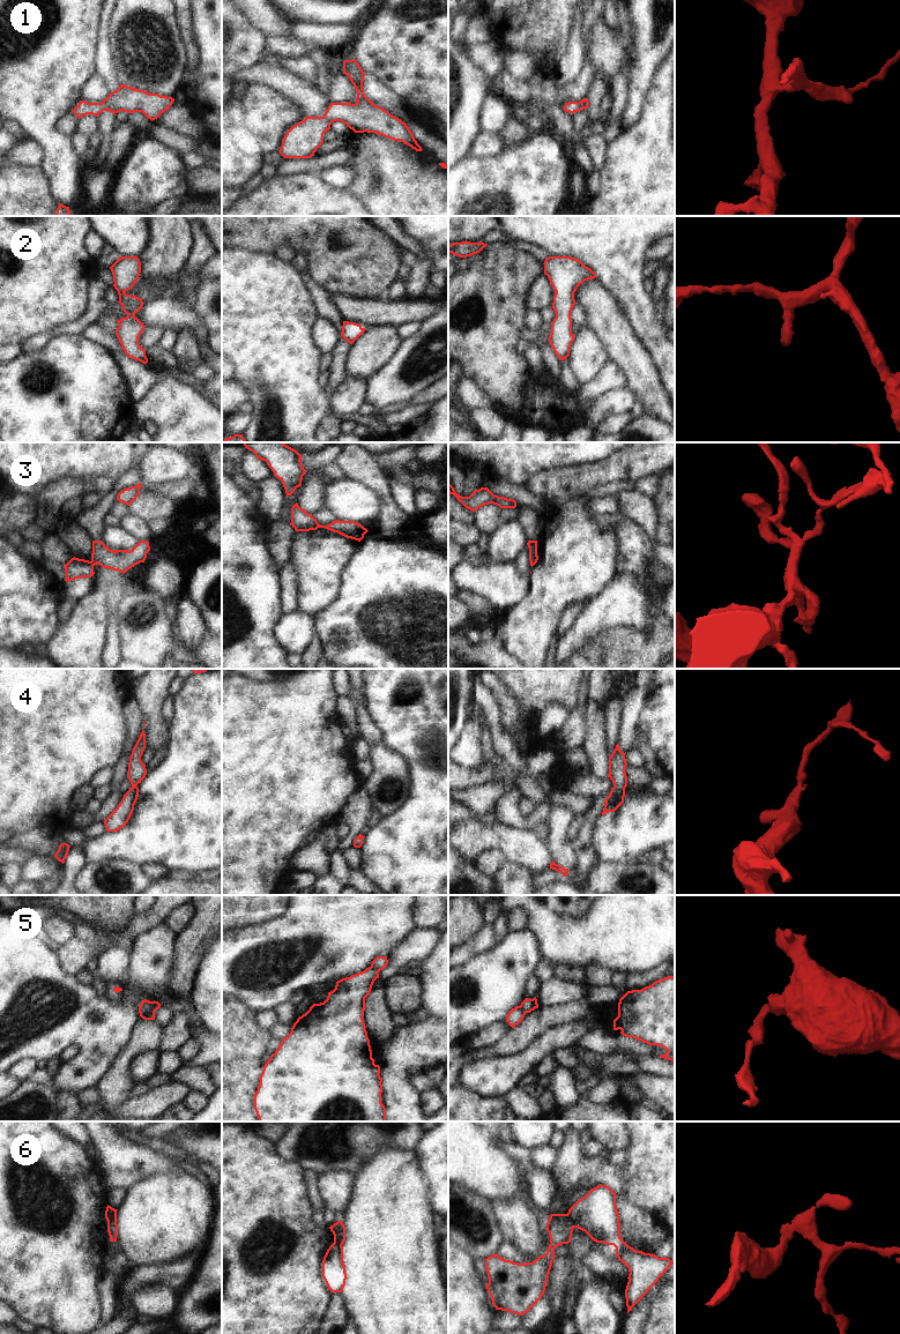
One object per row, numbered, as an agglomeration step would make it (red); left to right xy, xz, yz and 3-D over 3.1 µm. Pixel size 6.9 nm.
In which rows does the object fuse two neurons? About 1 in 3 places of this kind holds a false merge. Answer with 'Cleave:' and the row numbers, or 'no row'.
Cleave: 3, 5, 6

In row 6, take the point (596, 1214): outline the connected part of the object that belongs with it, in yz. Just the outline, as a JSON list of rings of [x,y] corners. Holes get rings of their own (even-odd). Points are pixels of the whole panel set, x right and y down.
[[[597,1185],[568,1209],[567,1216],[573,1228],[585,1231],[594,1242],[616,1247],[618,1260],[630,1272],[625,1289],[628,1313],[674,1262],[637,1251],[620,1238],[616,1197],[609,1186]]]

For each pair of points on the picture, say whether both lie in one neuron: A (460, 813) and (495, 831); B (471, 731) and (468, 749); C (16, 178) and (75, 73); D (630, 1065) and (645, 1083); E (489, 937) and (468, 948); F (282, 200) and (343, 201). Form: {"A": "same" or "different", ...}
{"A": "different", "B": "same", "C": "different", "D": "different", "E": "same", "F": "same"}

